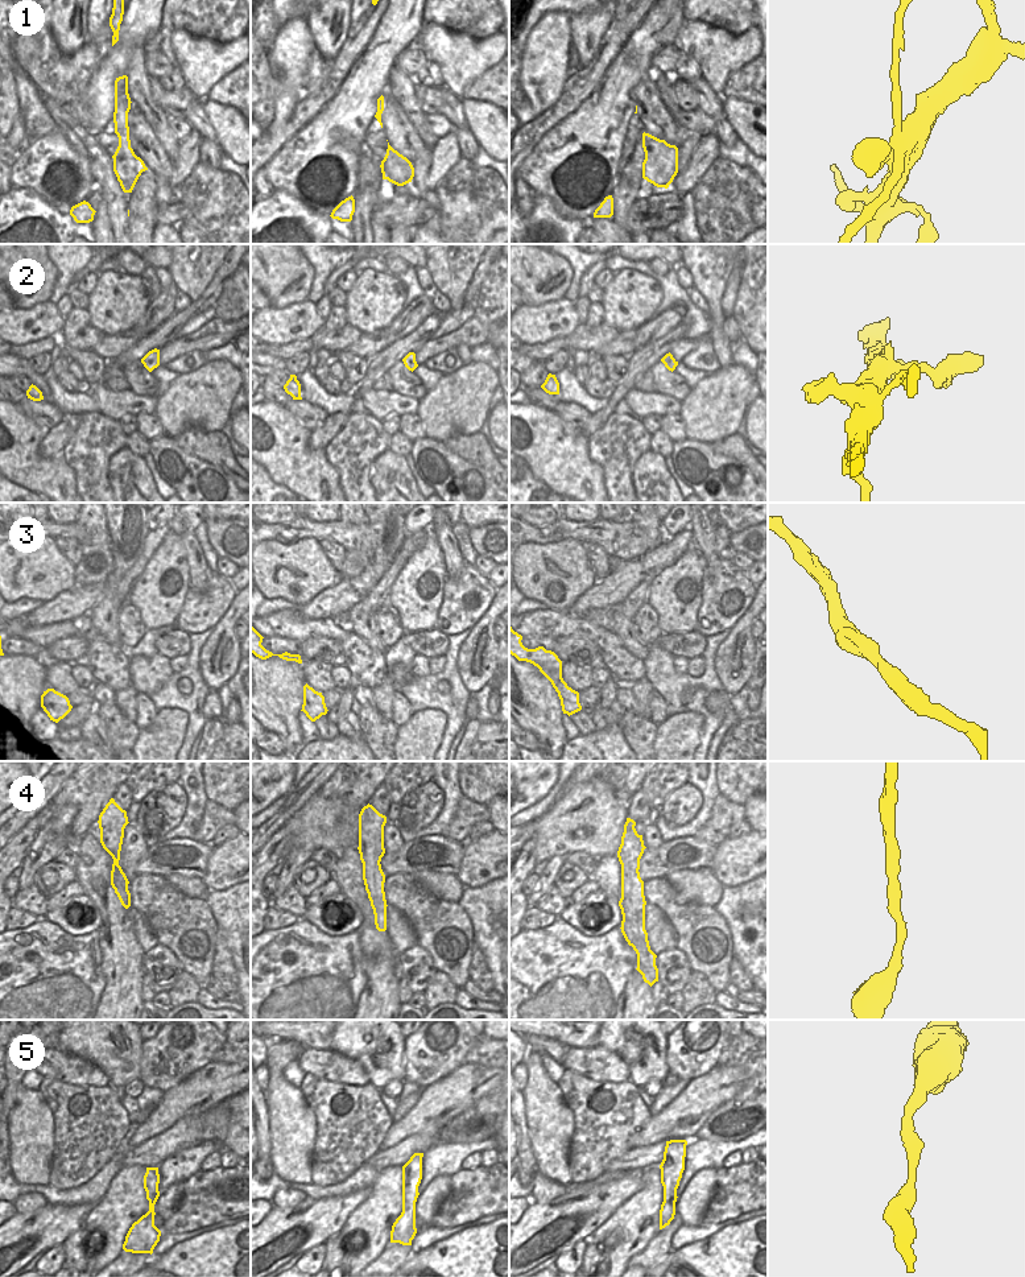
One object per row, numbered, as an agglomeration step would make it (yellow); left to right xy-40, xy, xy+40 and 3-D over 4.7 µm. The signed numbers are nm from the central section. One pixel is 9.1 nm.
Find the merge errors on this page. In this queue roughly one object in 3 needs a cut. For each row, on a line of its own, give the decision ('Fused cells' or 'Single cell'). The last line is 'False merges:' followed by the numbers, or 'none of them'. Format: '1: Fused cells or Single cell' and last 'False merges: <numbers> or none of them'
1: Fused cells
2: Single cell
3: Single cell
4: Single cell
5: Single cell
False merges: 1

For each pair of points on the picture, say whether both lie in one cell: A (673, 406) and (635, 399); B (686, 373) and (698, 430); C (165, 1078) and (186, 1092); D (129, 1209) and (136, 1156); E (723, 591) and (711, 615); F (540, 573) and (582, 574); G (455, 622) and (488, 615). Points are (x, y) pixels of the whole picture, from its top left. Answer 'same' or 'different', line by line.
A: same
B: different
C: different
D: different
E: same
F: same
G: different

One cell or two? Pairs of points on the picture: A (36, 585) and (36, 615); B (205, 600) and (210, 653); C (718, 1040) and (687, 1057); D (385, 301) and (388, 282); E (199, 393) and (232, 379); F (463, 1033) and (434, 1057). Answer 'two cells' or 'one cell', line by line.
A: two cells
B: two cells
C: one cell
D: one cell
E: one cell
F: one cell

